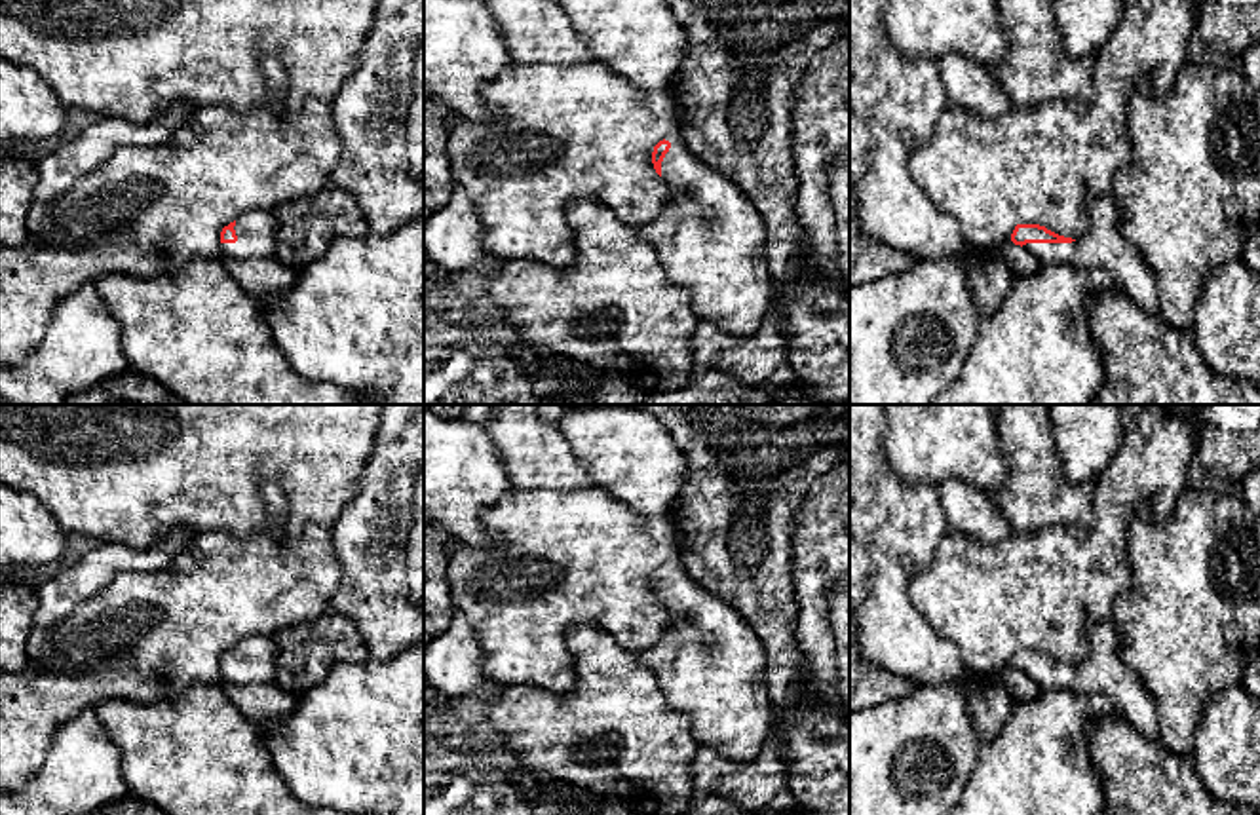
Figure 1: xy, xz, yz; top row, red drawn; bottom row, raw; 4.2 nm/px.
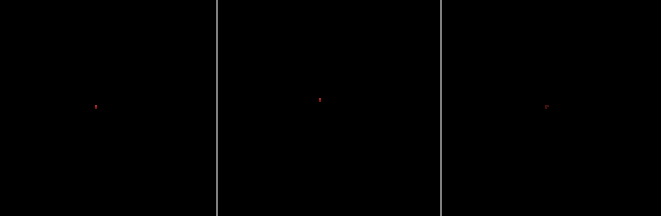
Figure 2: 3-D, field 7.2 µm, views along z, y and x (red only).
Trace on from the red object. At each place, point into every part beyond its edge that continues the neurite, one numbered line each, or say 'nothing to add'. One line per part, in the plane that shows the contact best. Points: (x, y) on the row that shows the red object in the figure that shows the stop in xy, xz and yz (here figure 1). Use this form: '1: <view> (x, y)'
1: yz (1103, 246)

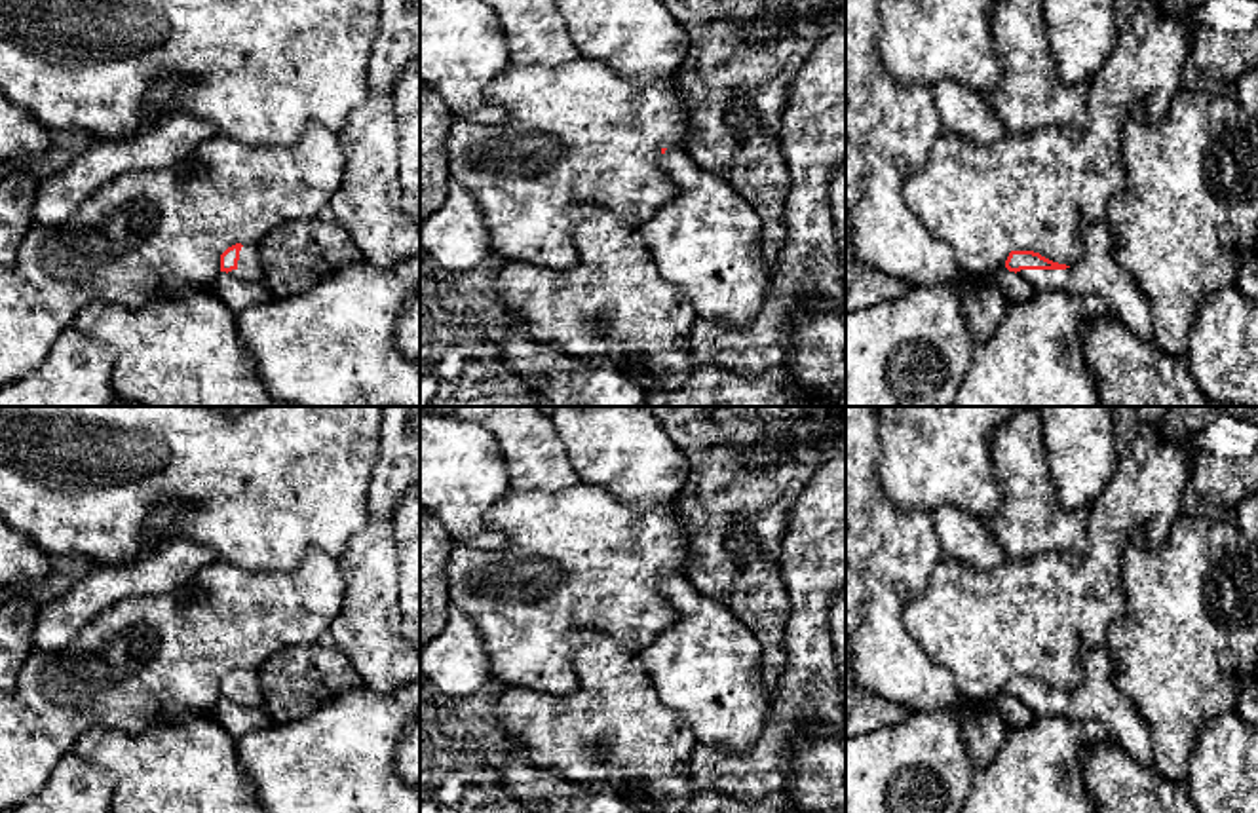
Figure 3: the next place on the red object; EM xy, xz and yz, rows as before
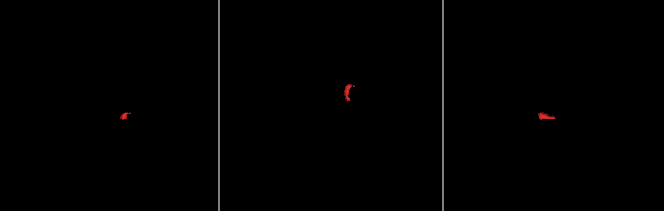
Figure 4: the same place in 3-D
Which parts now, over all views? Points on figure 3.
1: yz (1097, 272)

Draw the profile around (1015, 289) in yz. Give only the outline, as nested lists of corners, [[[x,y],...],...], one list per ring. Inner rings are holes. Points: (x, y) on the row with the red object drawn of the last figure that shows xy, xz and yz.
[[[1007,268],[990,274],[981,281],[996,287],[1003,294],[1007,306],[1026,302],[1036,296],[1036,289],[1024,277],[1015,272],[1009,272]]]

